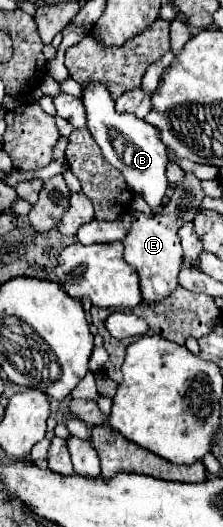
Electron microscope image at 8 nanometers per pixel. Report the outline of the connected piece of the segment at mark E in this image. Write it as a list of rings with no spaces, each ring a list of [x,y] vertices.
[[[187,173],[187,179],[183,183],[175,185],[175,193],[171,195],[169,203],[165,209],[159,211],[157,217],[147,217],[143,213],[131,211],[133,213],[133,227],[129,235],[125,237],[125,261],[137,269],[139,281],[141,281],[141,295],[143,295],[143,305],[153,305],[169,293],[173,293],[179,285],[177,275],[183,267],[183,253],[181,253],[181,243],[177,237],[177,230],[185,222],[193,221],[193,217],[199,213],[199,205],[205,193],[199,187],[199,179],[191,173]]]

